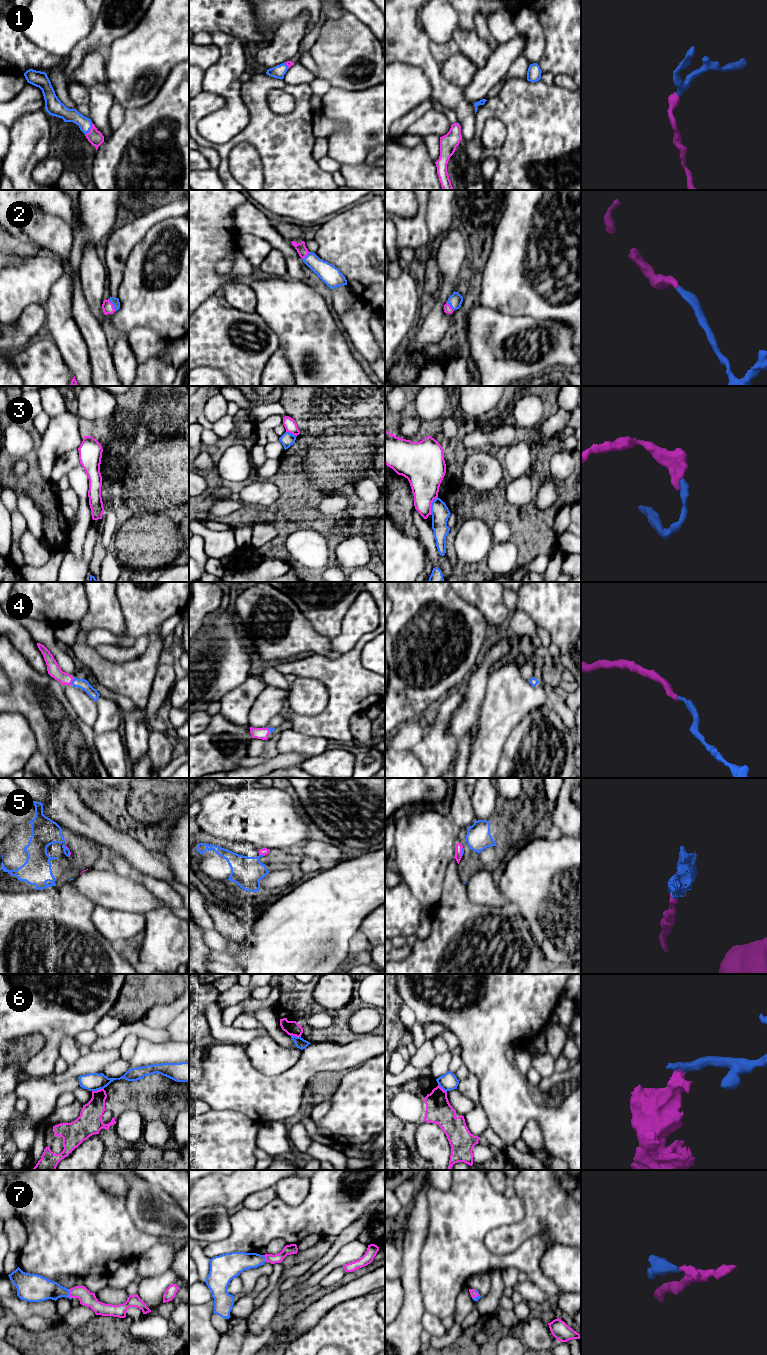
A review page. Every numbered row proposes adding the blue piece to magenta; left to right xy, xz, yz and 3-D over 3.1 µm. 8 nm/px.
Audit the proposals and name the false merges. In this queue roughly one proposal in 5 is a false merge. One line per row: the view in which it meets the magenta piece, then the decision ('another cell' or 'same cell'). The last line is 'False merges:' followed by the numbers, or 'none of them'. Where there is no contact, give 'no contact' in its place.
1: contact in xy; same cell
2: contact in xy; same cell
3: contact in yz; another cell
4: contact in xy; same cell
5: contact in xz; another cell
6: contact in xy; another cell
7: contact in xy; same cell
False merges: 3, 5, 6

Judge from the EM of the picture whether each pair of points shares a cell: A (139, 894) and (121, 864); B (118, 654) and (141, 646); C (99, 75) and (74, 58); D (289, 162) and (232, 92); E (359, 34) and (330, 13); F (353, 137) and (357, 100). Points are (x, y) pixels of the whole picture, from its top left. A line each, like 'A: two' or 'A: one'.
A: two
B: one
C: two
D: two
E: two
F: one

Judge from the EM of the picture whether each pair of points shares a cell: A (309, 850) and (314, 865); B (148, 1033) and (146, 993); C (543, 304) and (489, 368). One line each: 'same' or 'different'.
A: different
B: different
C: different

